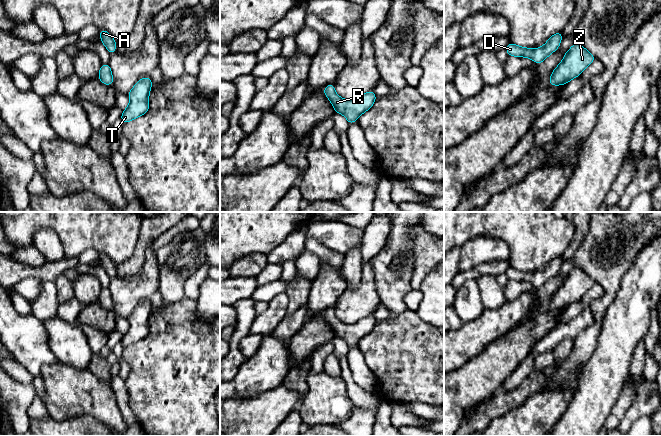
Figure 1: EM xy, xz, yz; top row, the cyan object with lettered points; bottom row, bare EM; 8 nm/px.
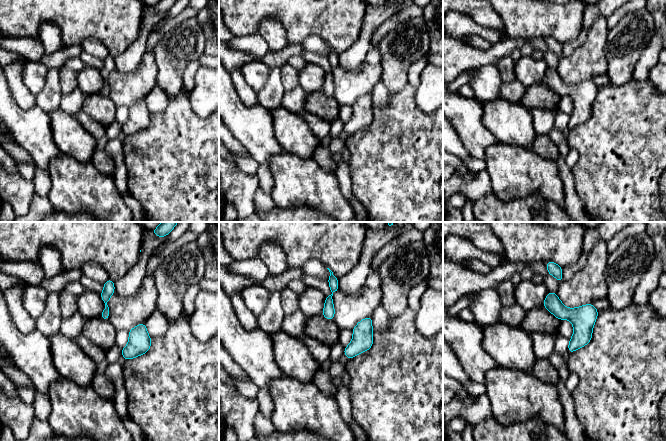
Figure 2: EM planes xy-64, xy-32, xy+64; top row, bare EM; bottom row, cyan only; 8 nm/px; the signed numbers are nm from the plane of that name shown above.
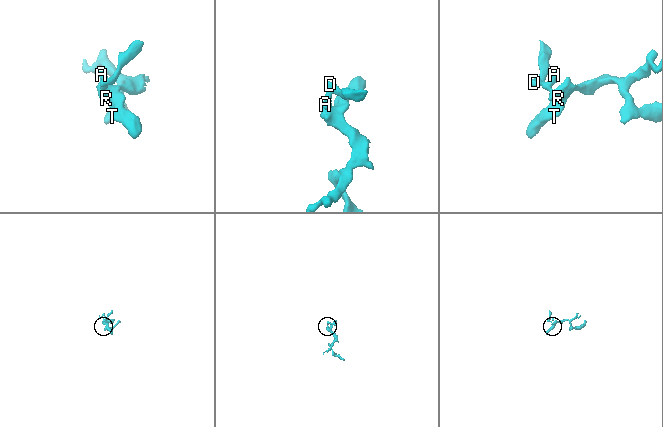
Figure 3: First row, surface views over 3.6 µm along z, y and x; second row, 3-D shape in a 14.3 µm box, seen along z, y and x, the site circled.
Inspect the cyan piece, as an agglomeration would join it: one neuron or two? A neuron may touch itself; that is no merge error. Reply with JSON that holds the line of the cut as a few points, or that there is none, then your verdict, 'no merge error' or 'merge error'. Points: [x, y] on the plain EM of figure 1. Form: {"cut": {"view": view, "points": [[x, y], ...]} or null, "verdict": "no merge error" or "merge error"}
{"cut": null, "verdict": "no merge error"}

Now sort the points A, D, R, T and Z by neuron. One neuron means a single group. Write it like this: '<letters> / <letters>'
A D R T Z

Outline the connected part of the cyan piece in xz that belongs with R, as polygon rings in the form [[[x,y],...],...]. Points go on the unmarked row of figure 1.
[[[333,308],[324,312],[324,318],[331,325],[335,337],[343,338],[349,348],[356,346],[357,341],[370,333],[376,323],[374,315],[364,317],[353,324],[343,323],[336,318]]]

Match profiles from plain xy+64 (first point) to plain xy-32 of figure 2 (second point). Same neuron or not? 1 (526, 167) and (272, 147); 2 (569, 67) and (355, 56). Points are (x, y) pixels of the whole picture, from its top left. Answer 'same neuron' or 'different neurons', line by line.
1: different neurons
2: different neurons

